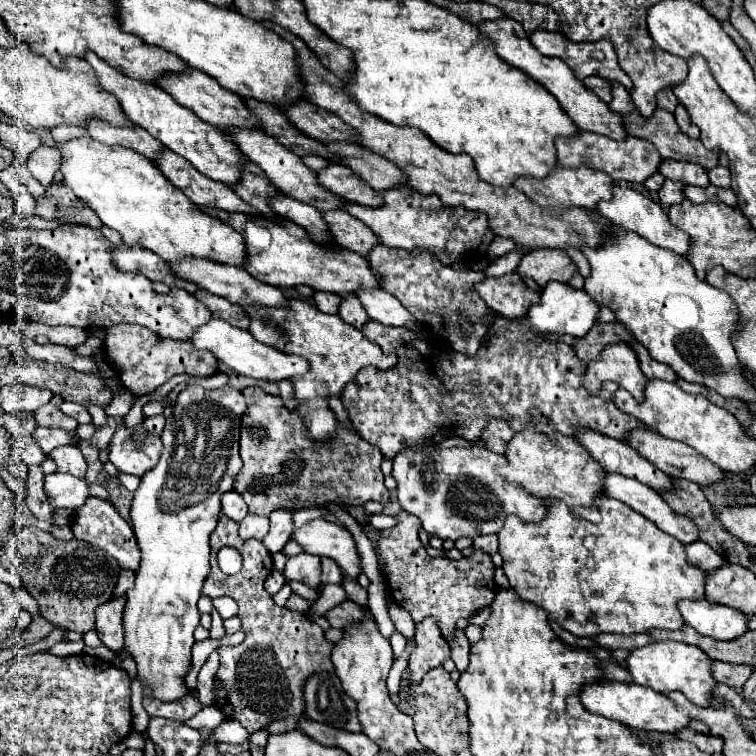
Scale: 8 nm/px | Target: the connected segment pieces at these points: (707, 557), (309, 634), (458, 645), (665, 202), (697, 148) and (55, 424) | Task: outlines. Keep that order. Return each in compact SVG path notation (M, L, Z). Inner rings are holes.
M700 540L686 546L686 556L688 556L688 562L692 562L704 572L716 570L716 566L724 566L724 558L720 558L720 554L716 554L706 542L700 542Z
M220 514L216 530L210 534L210 548L212 572L204 580L202 594L208 598L234 598L240 608L238 616L242 620L242 630L246 632L246 640L240 646L218 648L220 668L214 686L216 706L228 718L238 720L250 734L274 720L304 714L304 682L316 672L334 672L334 666L330 662L330 650L334 644L324 638L322 628L306 614L292 612L274 604L262 586L270 570L274 570L272 554L260 540L242 540L238 536L238 524L232 522L226 514ZM222 546L240 550L244 558L244 566L236 576L226 576L218 568L216 552Z
M456 629L454 632L454 642L450 645L451 659L454 661L457 670L462 673L469 664L469 654L471 644L469 643L464 632L460 632L460 629ZM462 634L462 636L460 636Z
M666 178L664 180L664 186L658 190L658 198L660 198L660 204L664 208L672 206L672 204L680 204L680 188L682 188L682 200L684 200L684 182L676 182L676 180L670 180Z
M612 82L612 96L614 96L614 100L610 102L610 108L624 118L628 134L652 142L656 146L656 150L660 152L662 158L666 158L666 160L668 158L670 160L680 160L680 162L694 162L694 164L700 164L700 166L704 166L708 170L718 164L718 152L714 152L714 160L712 160L710 150L706 150L700 140L694 140L694 138L688 138L686 134L682 134L682 130L676 124L676 118L674 118L672 112L656 108L656 112L650 118L640 116L638 110L636 110L636 106L634 106L634 102L632 102L632 98L630 98L630 94L626 92L626 88L622 84L616 84L616 82Z
M46 404L46 406L40 406L36 412L34 412L34 418L38 422L38 426L46 426L46 428L62 428L62 430L68 430L68 432L74 432L78 422L70 416L66 416L60 408L52 406L52 404Z

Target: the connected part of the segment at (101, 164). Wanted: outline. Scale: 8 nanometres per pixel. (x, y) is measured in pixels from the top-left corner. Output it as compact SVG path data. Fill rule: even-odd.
M80 138L72 140L64 146L58 146L58 150L64 154L60 172L64 174L64 184L74 190L78 198L82 198L104 222L104 226L114 228L120 232L126 246L144 246L146 250L152 250L158 254L164 262L180 262L182 258L204 258L220 264L230 266L244 266L244 238L232 226L224 224L220 218L212 218L210 214L204 214L200 208L194 206L192 200L188 200L168 178L162 176L162 172L142 154L136 154L134 150L126 150L124 146L106 146L92 138Z

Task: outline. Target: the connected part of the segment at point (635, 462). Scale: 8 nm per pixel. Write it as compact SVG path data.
M584 428L578 430L576 440L608 472L616 472L616 474L624 474L624 476L636 478L638 482L654 488L656 492L674 488L674 480L668 474L664 474L662 470L652 466L652 462L648 462L646 458L640 458L640 454L630 450L630 446L620 442L620 440L606 438L602 434L594 432L594 430L584 430Z

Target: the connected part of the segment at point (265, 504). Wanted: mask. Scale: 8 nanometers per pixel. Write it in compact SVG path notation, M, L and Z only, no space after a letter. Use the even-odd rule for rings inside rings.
M246 388L242 390L248 410L242 416L242 434L240 434L240 456L242 456L242 470L236 476L234 490L242 494L252 514L270 516L284 500L306 500L324 504L338 504L338 506L364 506L366 502L388 502L390 492L384 486L384 474L380 470L382 452L368 444L364 438L356 434L350 426L336 424L336 436L332 440L310 440L306 424L298 412L292 412L284 406L280 396L266 394L262 388Z

